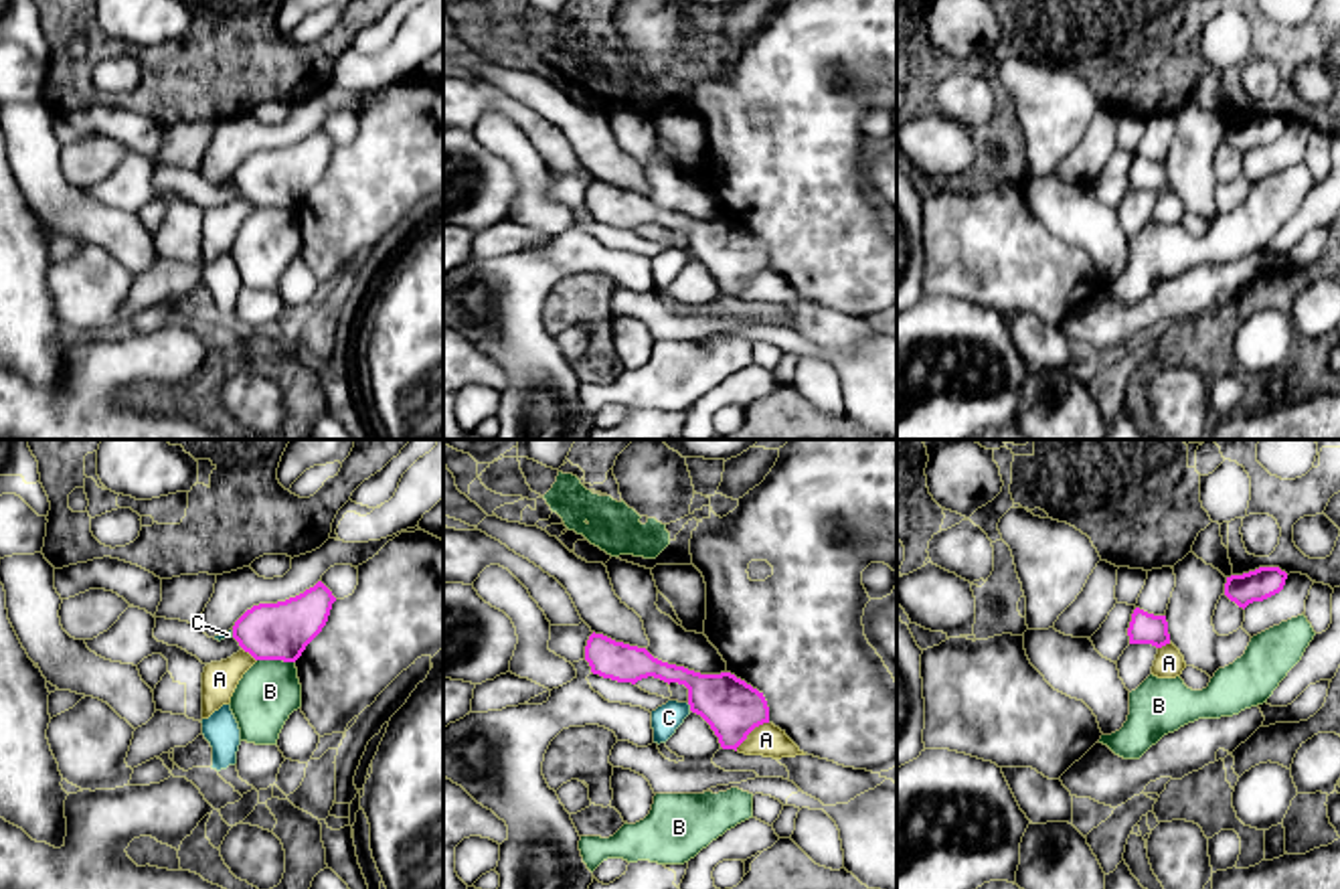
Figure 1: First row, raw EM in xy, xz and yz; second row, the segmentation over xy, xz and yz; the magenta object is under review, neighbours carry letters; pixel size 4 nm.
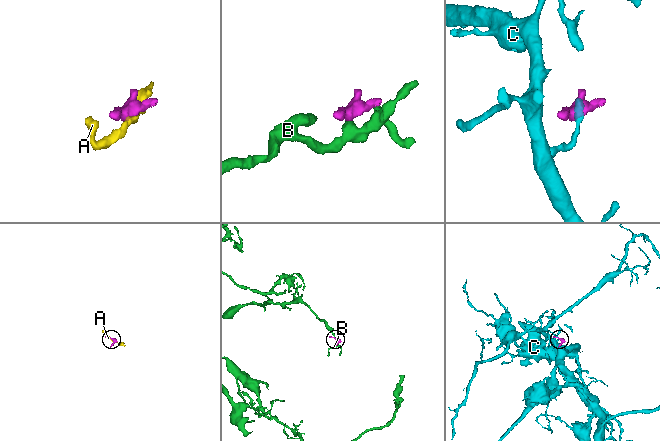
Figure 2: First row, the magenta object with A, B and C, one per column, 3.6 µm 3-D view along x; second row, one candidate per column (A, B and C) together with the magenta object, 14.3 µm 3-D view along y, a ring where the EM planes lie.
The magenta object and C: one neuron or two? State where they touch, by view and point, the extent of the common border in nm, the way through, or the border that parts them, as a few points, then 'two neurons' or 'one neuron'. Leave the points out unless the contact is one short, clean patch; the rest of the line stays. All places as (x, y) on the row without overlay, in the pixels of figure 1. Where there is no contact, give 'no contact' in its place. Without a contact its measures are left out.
contact xz (691, 254); length 40 nm; border xz (687, 250), (691, 256); two neurons

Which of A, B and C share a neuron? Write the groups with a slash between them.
A / B / C

